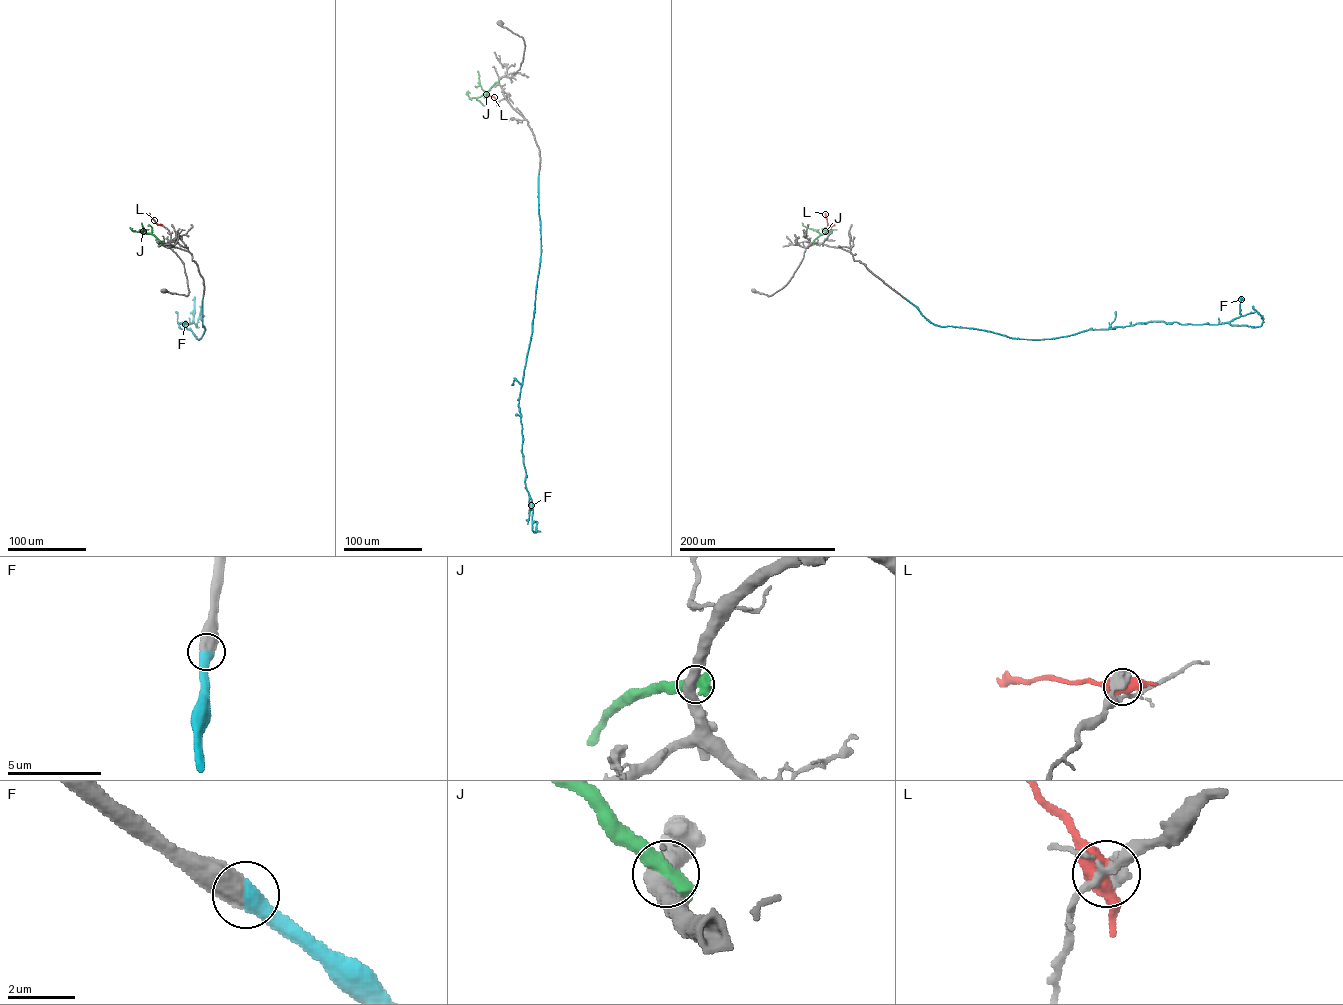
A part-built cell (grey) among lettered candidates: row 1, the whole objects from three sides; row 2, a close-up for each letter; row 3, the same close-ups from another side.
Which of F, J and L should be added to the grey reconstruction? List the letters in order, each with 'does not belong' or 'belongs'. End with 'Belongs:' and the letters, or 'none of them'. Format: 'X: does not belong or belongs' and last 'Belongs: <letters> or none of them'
F: belongs
J: does not belong
L: does not belong
Belongs: F

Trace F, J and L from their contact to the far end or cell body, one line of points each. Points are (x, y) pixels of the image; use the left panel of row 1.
F: (202, 298), (205, 330), (199, 340), (182, 323), (193, 323), (196, 327), (199, 306)
J: (162, 244), (151, 233), (132, 231), (130, 227)
L: (162, 225), (158, 224), (149, 213)

